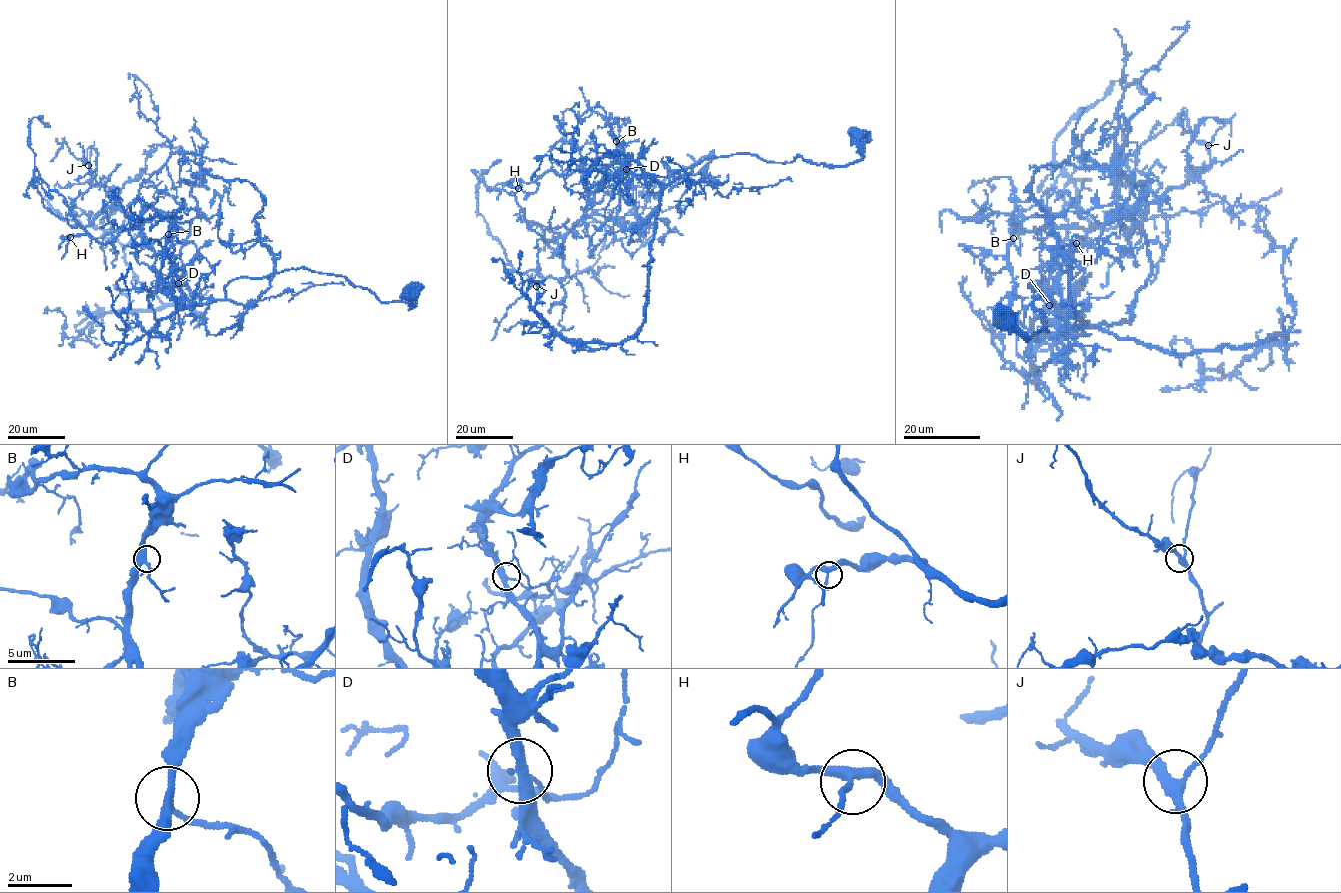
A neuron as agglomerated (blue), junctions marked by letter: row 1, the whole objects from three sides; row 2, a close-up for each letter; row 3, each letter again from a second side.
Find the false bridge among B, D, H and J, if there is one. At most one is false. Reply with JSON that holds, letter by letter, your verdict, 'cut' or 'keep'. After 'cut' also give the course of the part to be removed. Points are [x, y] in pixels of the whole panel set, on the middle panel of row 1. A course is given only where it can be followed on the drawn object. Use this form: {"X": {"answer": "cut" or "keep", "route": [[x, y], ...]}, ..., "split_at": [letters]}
{"B": {"answer": "keep"}, "D": {"answer": "cut", "route": [[626, 168], [621, 178], [605, 164], [582, 217], [550, 240], [482, 171], [478, 212], [498, 238]]}, "H": {"answer": "keep"}, "J": {"answer": "keep"}, "split_at": ["D"]}

